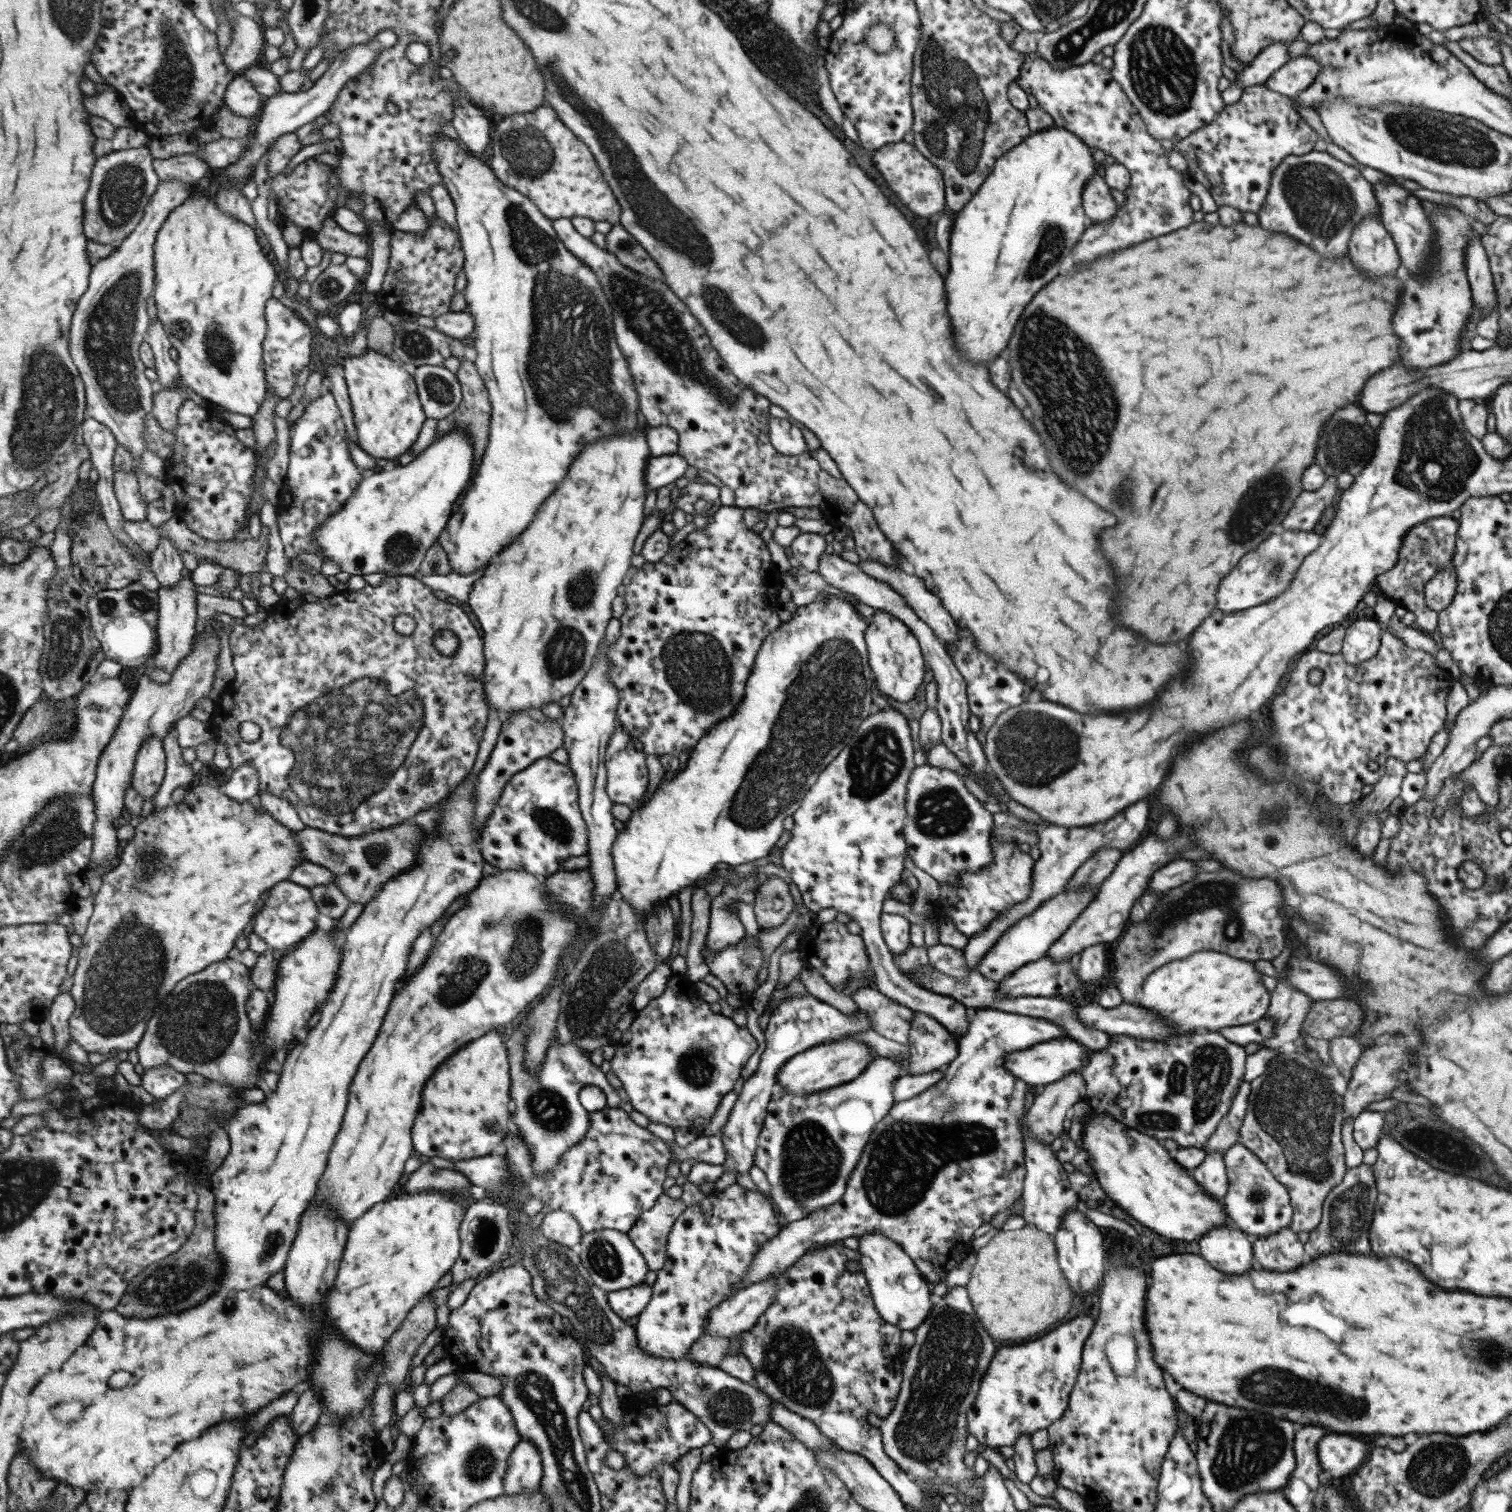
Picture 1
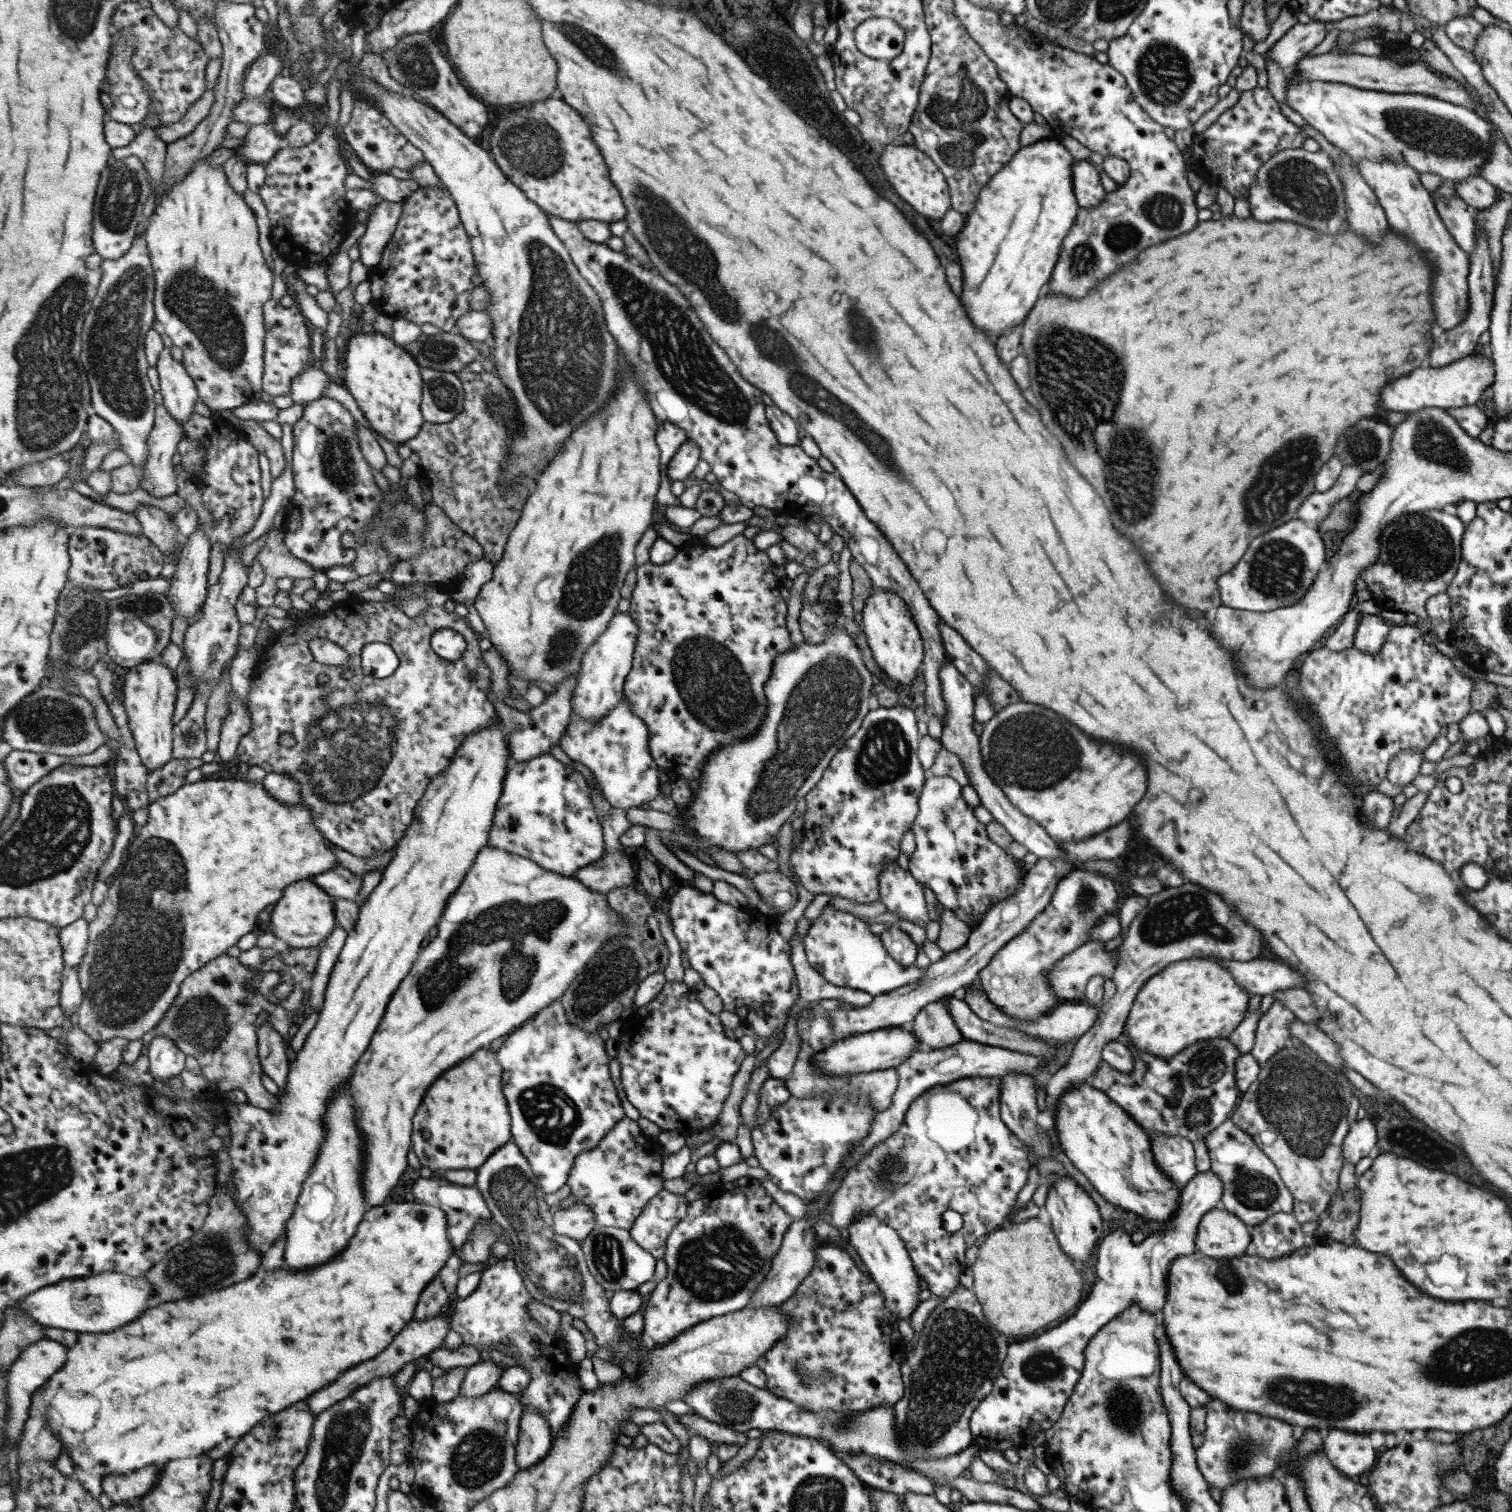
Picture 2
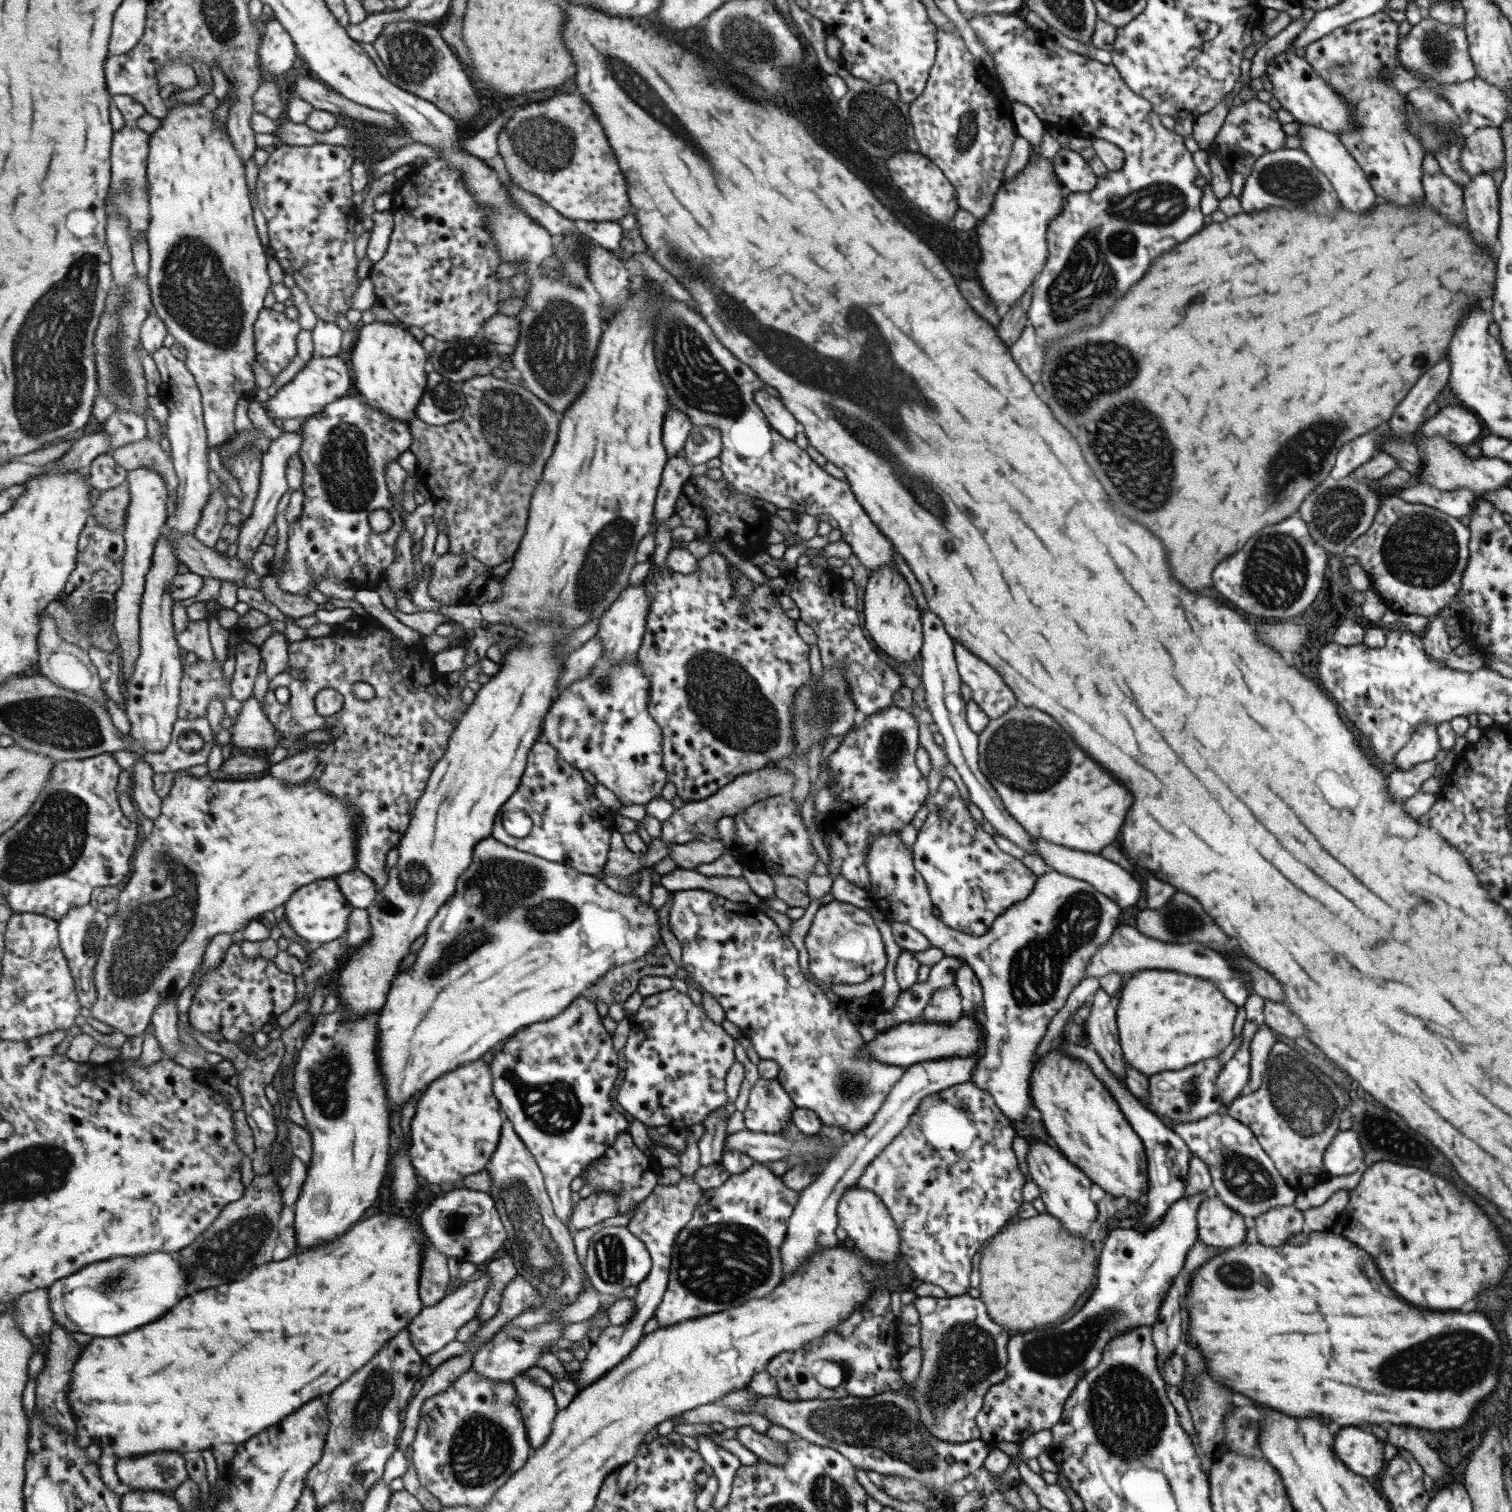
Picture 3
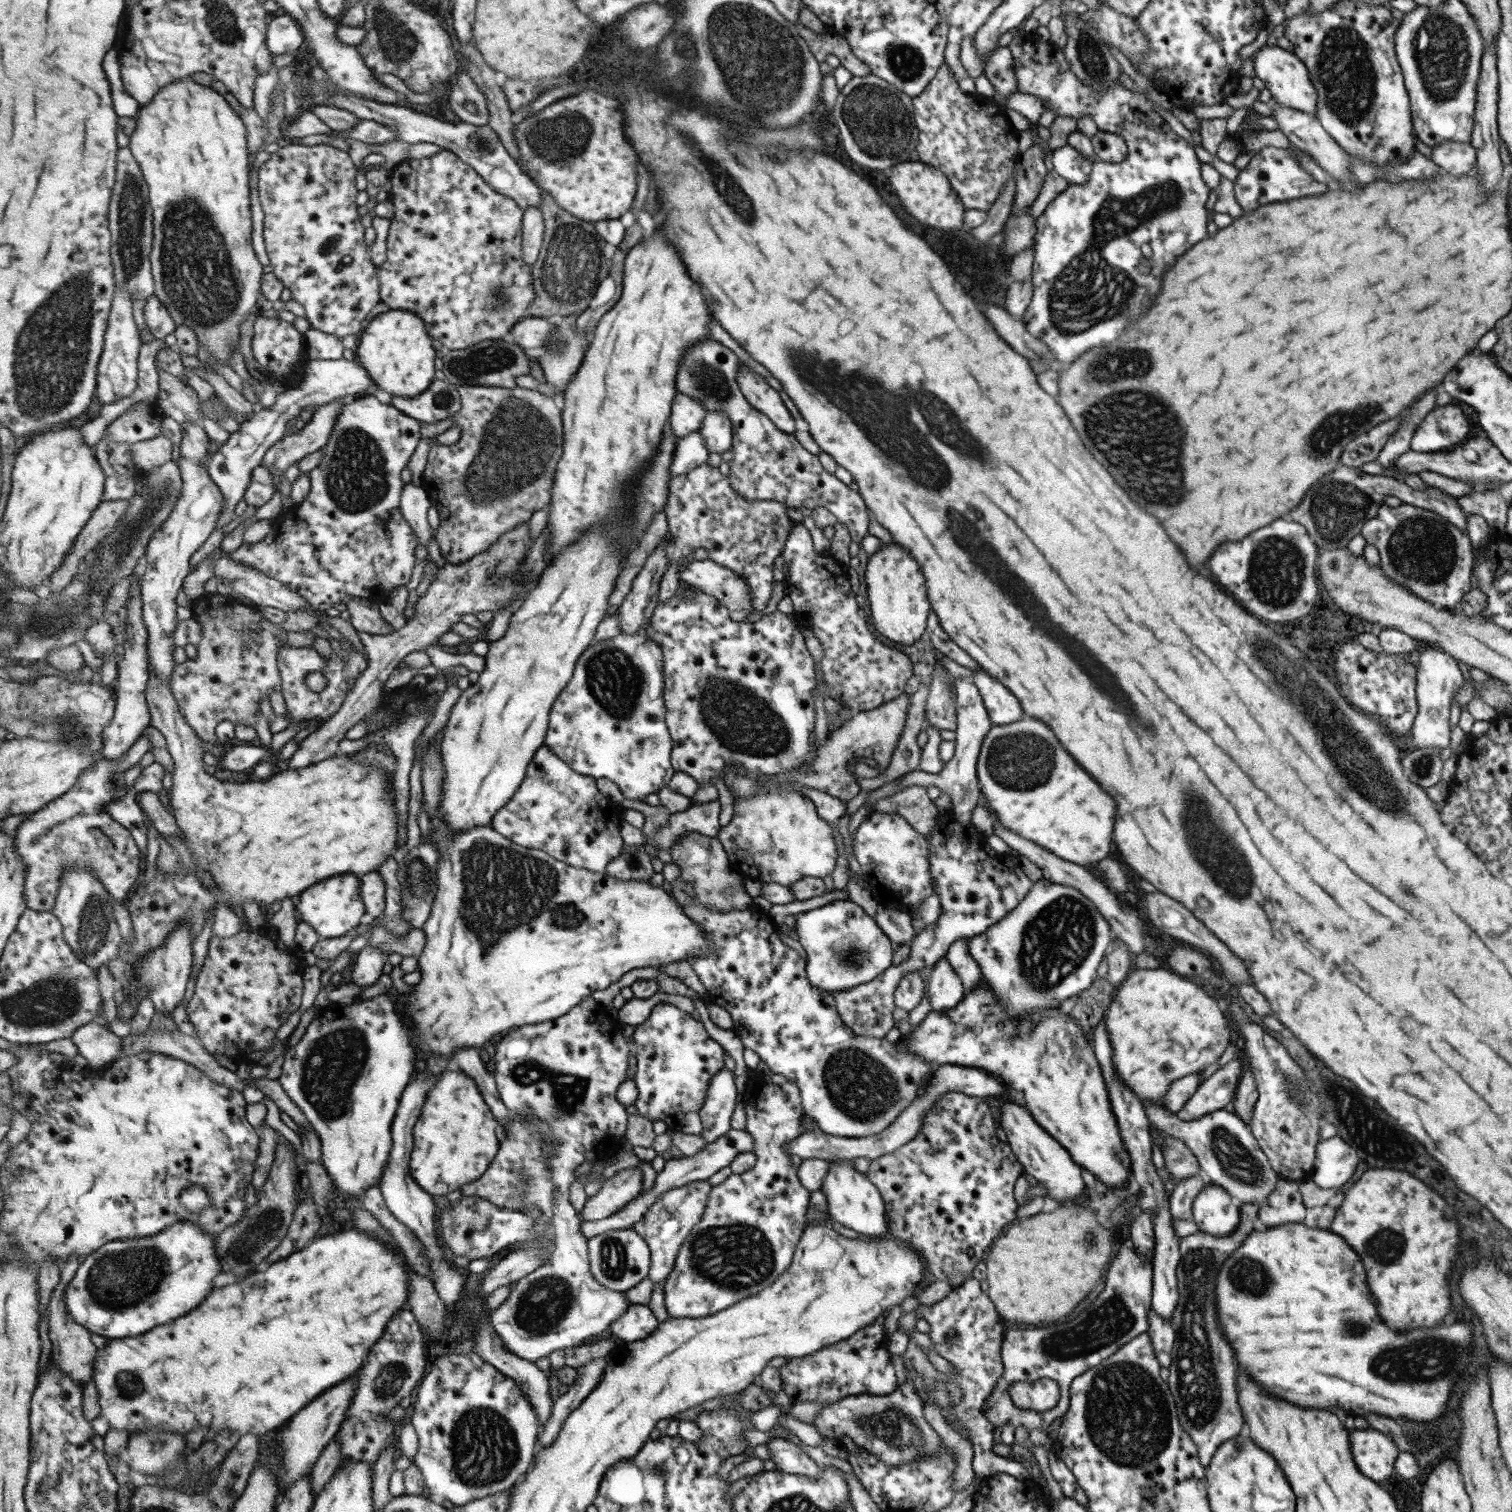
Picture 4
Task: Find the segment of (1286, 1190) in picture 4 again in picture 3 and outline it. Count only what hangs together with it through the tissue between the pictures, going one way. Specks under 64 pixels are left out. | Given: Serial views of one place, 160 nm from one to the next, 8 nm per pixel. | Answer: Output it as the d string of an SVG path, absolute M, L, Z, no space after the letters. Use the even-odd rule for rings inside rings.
M1292 1204L1273 1206L1255 1218L1256 1242L1263 1246L1279 1246L1304 1228L1302 1211Z

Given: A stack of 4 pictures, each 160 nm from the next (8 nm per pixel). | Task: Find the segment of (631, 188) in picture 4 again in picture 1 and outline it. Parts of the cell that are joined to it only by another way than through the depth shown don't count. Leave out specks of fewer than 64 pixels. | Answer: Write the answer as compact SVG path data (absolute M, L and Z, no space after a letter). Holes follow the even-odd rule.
M550 105L541 106L532 113L514 114L513 117L503 118L496 126L493 130L493 147L491 147L493 155L490 166L493 168L493 173L505 185L520 191L536 206L541 206L540 209L545 210L545 214L553 221L560 218L585 217L594 221L603 220L611 225L617 224L619 204L615 202L611 190L601 178L601 170L597 166L593 152L561 122L555 107L547 108L547 106Z

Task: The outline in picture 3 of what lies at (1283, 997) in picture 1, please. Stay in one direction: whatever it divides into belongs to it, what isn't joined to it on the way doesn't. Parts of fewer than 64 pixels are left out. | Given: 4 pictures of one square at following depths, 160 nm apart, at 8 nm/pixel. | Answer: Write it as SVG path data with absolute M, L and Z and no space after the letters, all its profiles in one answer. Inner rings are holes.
M1260 1023L1253 1028L1250 1036L1248 1051L1249 1061L1249 1081L1243 1087L1242 1095L1251 1094L1259 1087L1259 1083L1264 1079L1266 1060L1273 1043L1277 1042L1277 1033L1272 1031L1265 1023Z

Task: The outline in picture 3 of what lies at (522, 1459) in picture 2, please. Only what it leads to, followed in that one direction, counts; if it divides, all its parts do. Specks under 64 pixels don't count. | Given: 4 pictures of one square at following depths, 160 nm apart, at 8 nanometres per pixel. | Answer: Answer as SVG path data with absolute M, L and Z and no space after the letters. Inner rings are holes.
M524 1372L518 1374L513 1382L518 1390L521 1402L519 1408L527 1423L532 1448L537 1450L552 1436L554 1422L560 1410L550 1387L537 1384Z

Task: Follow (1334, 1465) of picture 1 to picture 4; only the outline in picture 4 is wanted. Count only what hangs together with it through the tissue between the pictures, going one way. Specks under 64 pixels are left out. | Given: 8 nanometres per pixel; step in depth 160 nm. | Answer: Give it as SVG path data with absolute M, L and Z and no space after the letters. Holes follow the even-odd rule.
M1367 1428L1348 1434L1349 1448L1357 1470L1376 1483L1391 1476L1397 1456L1394 1441L1381 1432Z

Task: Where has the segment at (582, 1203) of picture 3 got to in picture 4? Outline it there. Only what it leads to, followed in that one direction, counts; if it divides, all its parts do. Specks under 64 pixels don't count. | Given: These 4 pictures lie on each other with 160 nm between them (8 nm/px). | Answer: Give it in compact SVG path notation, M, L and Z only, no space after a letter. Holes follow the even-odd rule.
M640 1163L629 1169L621 1169L612 1177L604 1179L600 1189L586 1199L582 1208L584 1221L599 1221L623 1208L630 1200L638 1196L641 1188Z

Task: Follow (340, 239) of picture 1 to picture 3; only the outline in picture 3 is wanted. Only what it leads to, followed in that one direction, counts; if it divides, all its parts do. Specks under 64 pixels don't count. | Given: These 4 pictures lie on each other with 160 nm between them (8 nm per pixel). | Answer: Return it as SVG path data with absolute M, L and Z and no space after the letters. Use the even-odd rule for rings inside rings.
M392 209L379 212L371 216L374 225L371 229L368 258L372 265L380 262L387 255L391 235L395 228L395 215Z

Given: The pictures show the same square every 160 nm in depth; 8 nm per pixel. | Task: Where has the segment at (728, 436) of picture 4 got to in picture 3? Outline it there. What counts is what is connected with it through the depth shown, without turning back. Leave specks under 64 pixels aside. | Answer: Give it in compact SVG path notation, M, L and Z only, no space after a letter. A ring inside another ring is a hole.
M692 426L681 455L688 464L695 466L715 458L721 448L721 432L712 426Z

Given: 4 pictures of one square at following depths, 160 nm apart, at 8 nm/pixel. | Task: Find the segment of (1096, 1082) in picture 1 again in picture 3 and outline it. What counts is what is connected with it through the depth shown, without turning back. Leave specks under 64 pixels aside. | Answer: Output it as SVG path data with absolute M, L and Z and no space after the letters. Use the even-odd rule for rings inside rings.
M1211 1057L1179 1070L1150 1074L1147 1088L1148 1112L1157 1116L1160 1121L1167 1120L1167 1123L1195 1122L1206 1115L1217 1113L1217 1110L1224 1106L1215 1090L1215 1079L1221 1069L1220 1060Z

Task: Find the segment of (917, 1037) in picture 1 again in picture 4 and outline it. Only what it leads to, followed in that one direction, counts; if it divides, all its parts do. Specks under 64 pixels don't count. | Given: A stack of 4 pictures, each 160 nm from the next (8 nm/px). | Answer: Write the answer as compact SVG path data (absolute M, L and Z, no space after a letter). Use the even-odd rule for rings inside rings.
M942 956L924 974L925 995L931 1011L949 1010L965 995L961 981Z

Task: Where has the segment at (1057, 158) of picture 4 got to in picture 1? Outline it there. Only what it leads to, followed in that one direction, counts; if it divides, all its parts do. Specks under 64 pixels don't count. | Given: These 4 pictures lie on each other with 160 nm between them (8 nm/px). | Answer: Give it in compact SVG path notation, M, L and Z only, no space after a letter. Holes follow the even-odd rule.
M1098 171L1089 178L1081 191L1081 206L1084 215L1092 222L1107 222L1117 212L1118 206L1111 198L1110 189L1105 185Z

